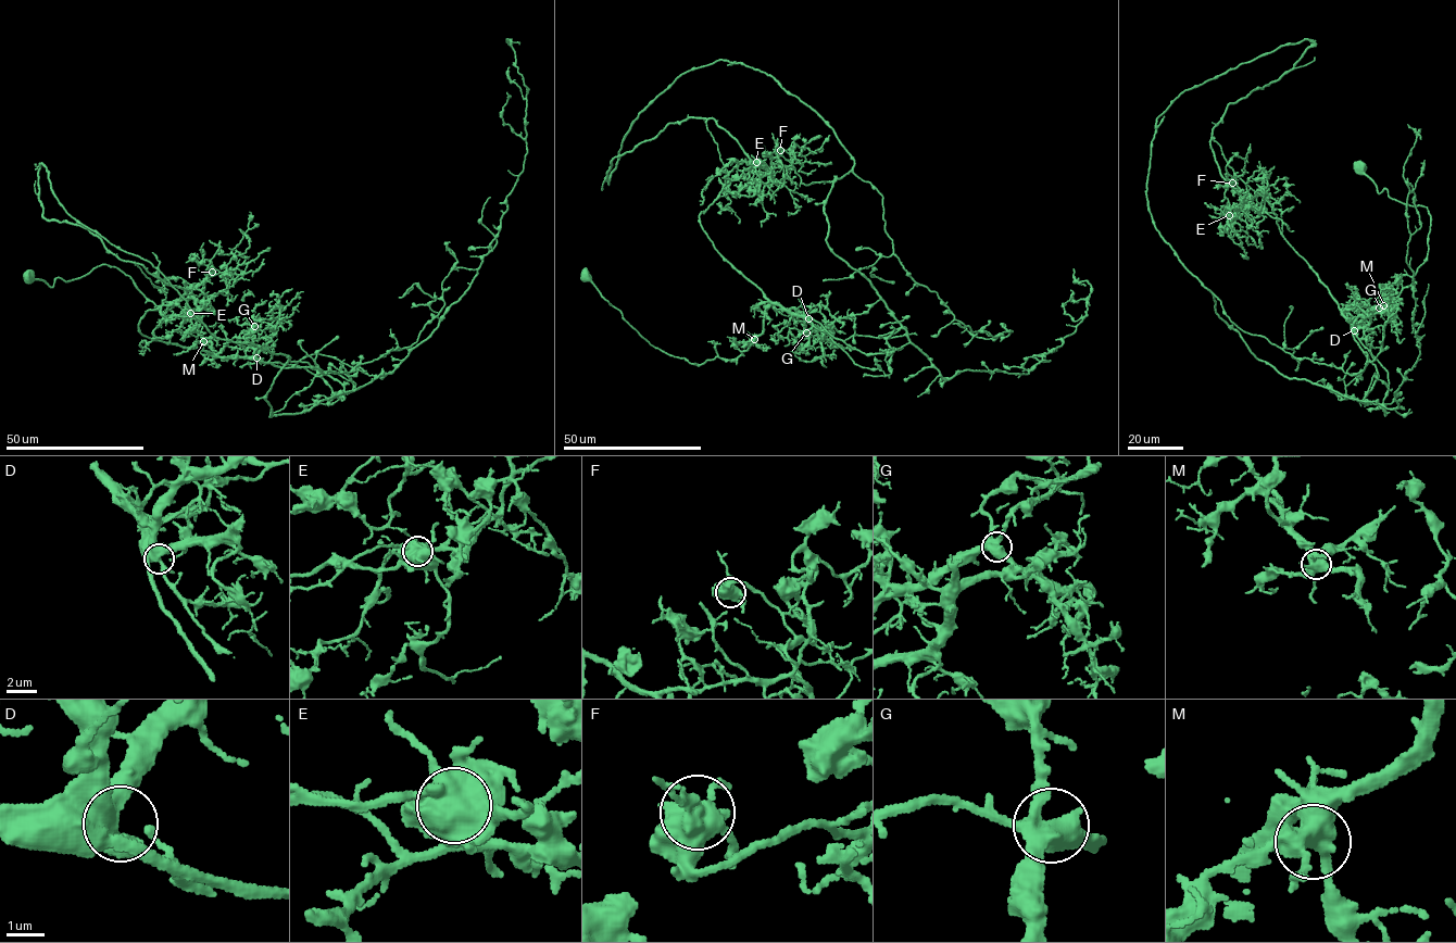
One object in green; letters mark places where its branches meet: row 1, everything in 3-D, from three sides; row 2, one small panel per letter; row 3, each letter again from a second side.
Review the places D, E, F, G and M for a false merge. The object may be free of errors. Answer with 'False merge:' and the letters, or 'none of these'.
False merge: E

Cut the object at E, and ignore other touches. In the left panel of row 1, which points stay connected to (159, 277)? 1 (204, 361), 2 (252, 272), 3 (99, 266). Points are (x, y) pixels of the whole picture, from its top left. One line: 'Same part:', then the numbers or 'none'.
Same part: 2

